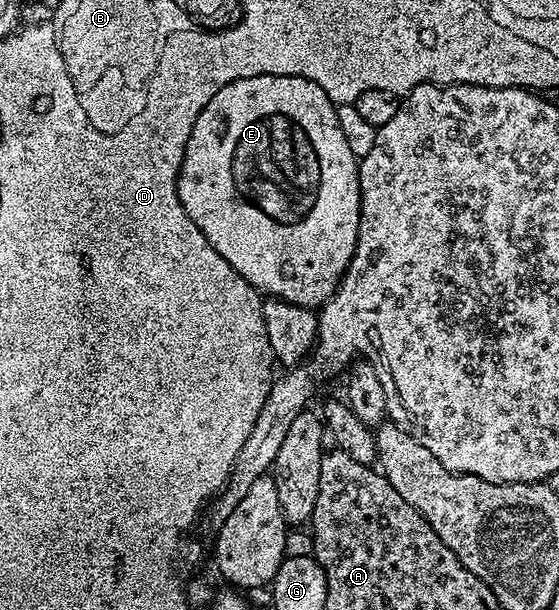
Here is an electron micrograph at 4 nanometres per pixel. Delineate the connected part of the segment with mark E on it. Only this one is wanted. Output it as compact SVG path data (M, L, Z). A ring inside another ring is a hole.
M259 74L249 78L239 78L226 88L222 88L202 108L194 128L190 132L190 140L184 149L184 159L180 165L180 174L176 177L176 191L178 200L182 200L182 208L186 208L186 216L198 224L202 236L210 240L214 252L234 268L243 278L259 290L261 295L269 298L280 298L284 302L319 308L327 302L328 298L338 288L341 276L346 272L350 260L356 251L356 237L360 223L360 168L354 152L350 152L346 144L346 136L342 136L342 127L338 124L336 106L314 84L298 76L285 74Z

